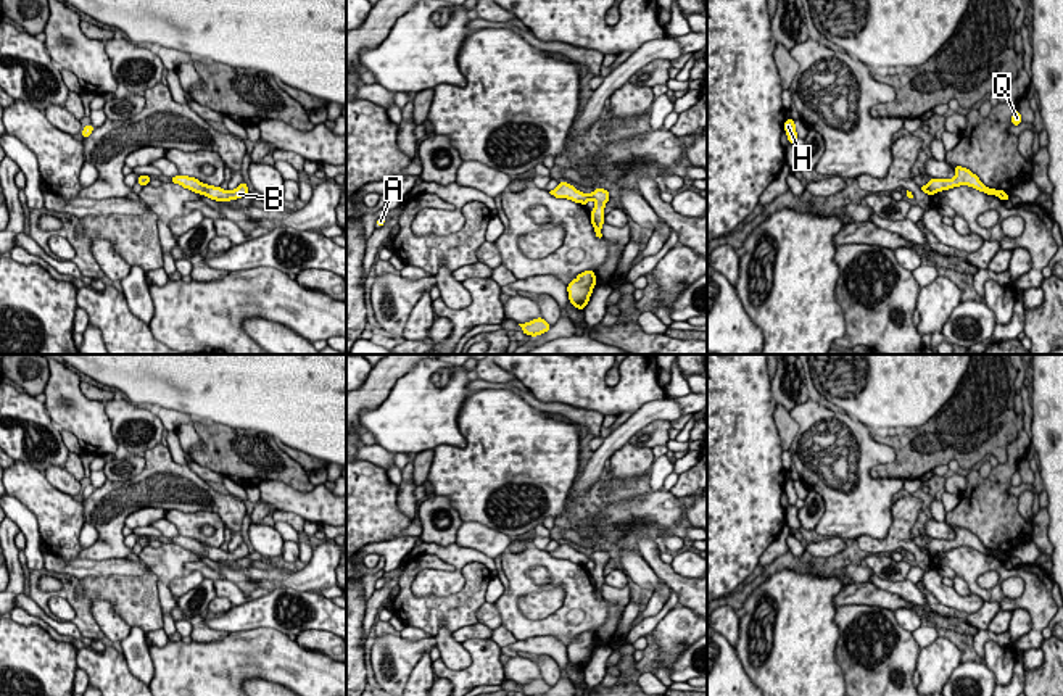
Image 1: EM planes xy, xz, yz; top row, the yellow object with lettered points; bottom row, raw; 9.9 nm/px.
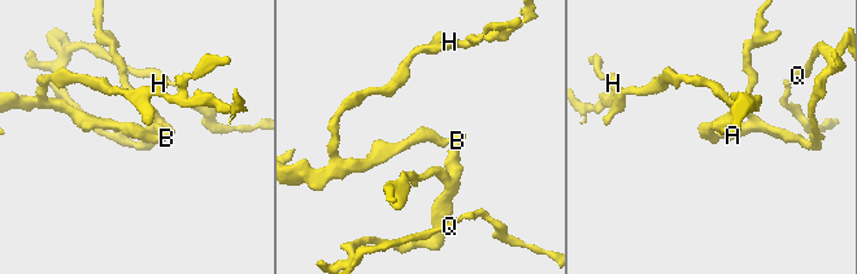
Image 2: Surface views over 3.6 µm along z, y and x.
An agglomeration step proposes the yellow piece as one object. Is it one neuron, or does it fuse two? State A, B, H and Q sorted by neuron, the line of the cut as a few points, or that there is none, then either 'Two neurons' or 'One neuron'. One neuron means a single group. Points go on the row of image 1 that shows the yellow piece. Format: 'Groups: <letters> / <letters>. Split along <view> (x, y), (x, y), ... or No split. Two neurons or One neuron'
Groups: A B H Q. No split. One neuron

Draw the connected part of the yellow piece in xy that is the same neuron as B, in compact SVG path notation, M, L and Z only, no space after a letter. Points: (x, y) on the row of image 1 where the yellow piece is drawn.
M179 174L176 177L171 177L171 182L179 184L184 188L188 188L188 190L192 190L195 193L205 195L205 197L208 197L211 200L224 201L224 203L230 201L230 200L242 198L242 197L248 197L248 193L250 193L248 185L245 182L242 182L232 192L222 190L221 187L203 184L195 177L188 177L188 176L182 176L182 174Z

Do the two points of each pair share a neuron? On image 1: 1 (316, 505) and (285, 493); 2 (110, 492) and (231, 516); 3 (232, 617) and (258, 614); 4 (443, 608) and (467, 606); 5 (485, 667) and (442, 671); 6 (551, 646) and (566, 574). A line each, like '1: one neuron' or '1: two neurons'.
1: one neuron
2: one neuron
3: one neuron
4: one neuron
5: one neuron
6: two neurons

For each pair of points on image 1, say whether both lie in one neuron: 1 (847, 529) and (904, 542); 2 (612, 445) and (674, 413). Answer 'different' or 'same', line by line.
1: different
2: same

